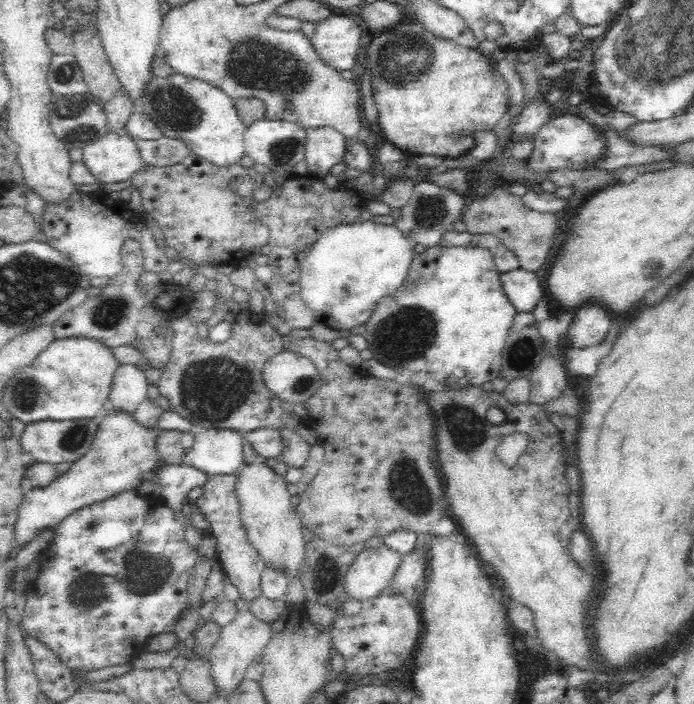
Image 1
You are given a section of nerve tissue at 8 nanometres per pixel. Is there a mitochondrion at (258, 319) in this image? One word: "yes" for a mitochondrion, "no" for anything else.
no

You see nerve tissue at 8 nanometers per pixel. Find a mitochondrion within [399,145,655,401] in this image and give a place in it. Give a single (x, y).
(429, 211)

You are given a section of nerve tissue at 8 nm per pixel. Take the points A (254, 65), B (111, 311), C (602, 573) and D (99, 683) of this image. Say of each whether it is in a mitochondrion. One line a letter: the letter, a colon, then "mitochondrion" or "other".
A: mitochondrion
B: mitochondrion
C: other
D: other

